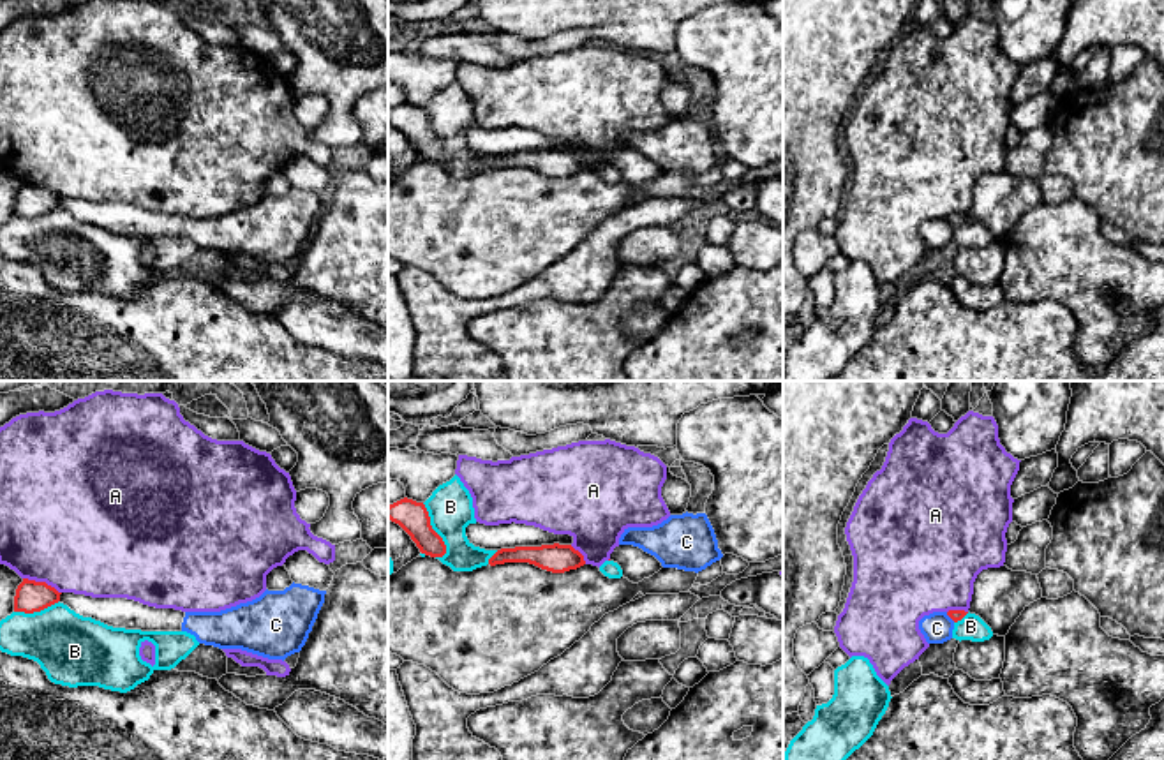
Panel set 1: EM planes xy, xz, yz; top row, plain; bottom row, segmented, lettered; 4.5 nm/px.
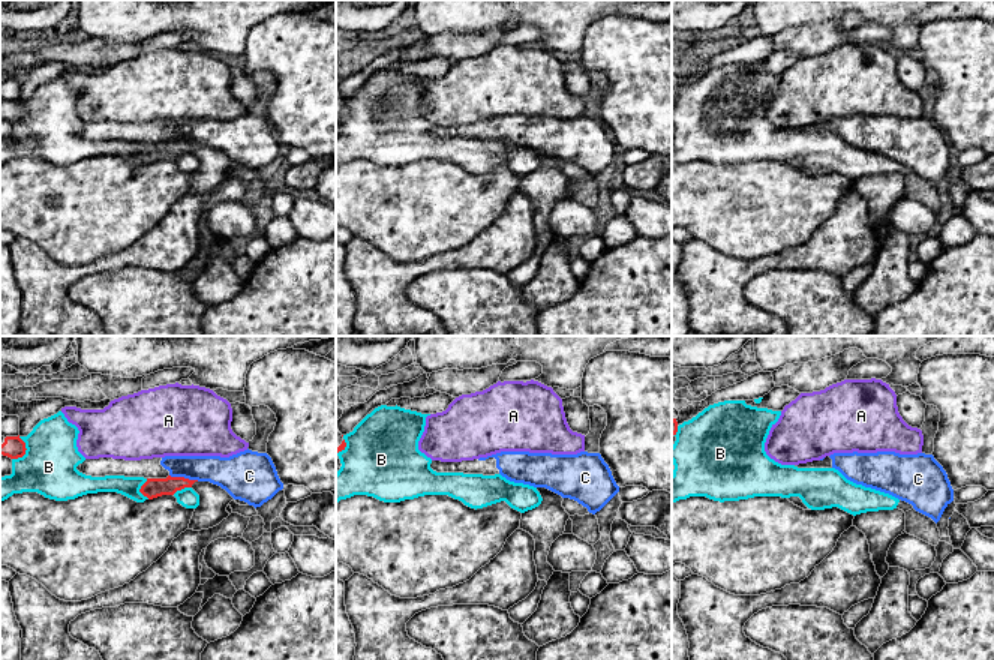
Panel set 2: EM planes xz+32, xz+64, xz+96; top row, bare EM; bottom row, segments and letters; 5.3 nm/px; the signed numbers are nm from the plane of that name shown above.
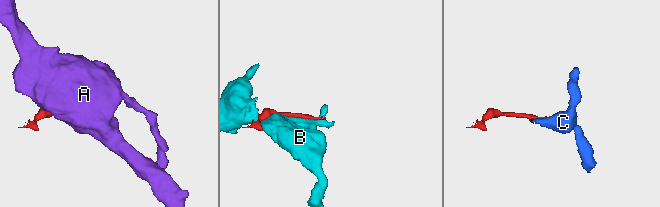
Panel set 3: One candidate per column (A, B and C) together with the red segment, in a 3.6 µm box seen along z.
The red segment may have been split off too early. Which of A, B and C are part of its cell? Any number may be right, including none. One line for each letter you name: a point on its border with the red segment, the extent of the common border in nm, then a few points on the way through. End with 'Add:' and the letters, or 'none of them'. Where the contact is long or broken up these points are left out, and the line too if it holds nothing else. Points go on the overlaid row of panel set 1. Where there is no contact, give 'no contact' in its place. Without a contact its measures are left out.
Add: none of them

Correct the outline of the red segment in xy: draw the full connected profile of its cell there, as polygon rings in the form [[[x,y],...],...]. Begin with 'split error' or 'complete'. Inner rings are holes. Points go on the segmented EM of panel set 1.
complete; [[[23,578],[16,589],[14,612],[34,614],[41,612],[60,601],[60,594],[55,587],[46,582],[35,582]]]

